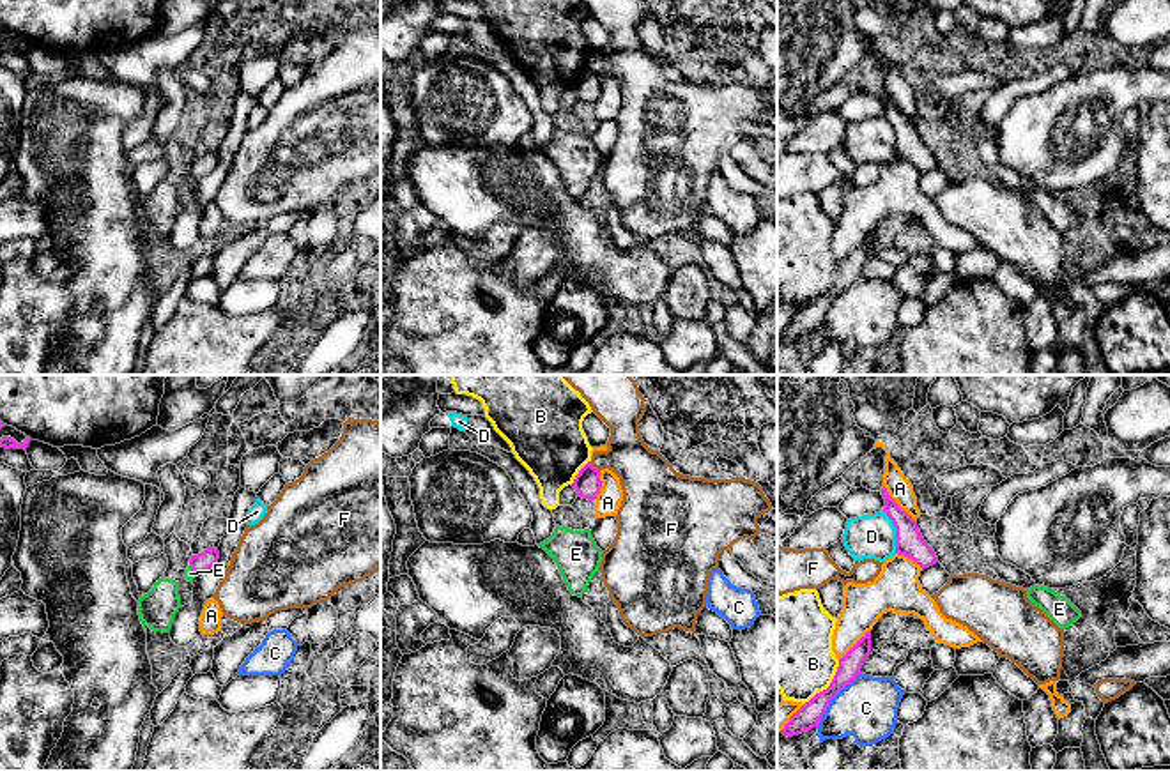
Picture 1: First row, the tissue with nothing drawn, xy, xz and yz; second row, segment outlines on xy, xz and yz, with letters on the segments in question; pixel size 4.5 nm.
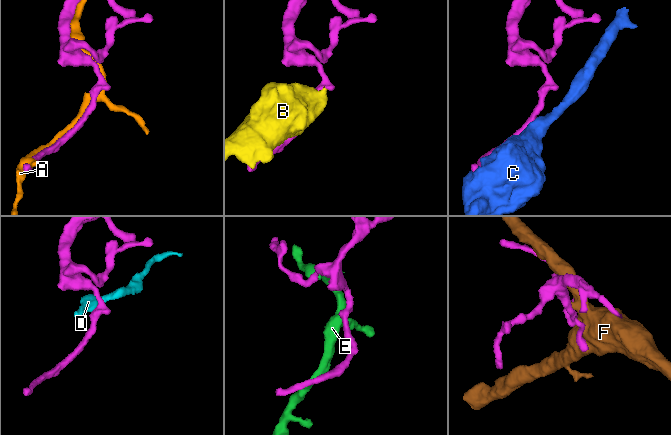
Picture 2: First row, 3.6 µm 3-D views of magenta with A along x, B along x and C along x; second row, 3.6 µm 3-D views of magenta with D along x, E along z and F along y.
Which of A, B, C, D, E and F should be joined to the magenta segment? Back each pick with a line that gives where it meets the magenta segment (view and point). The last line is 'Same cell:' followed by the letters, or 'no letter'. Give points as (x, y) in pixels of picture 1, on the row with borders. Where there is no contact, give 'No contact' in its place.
E: Touches magenta at xy (193, 570)
Same cell: E

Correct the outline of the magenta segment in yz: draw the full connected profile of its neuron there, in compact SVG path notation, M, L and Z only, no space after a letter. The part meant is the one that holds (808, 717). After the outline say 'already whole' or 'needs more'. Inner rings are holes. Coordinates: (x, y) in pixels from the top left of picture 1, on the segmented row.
M867 631L843 658L839 658L839 667L830 686L816 693L809 702L805 702L789 718L781 732L791 737L818 727L830 700L860 674L860 668L869 654L871 631Z; already whole

